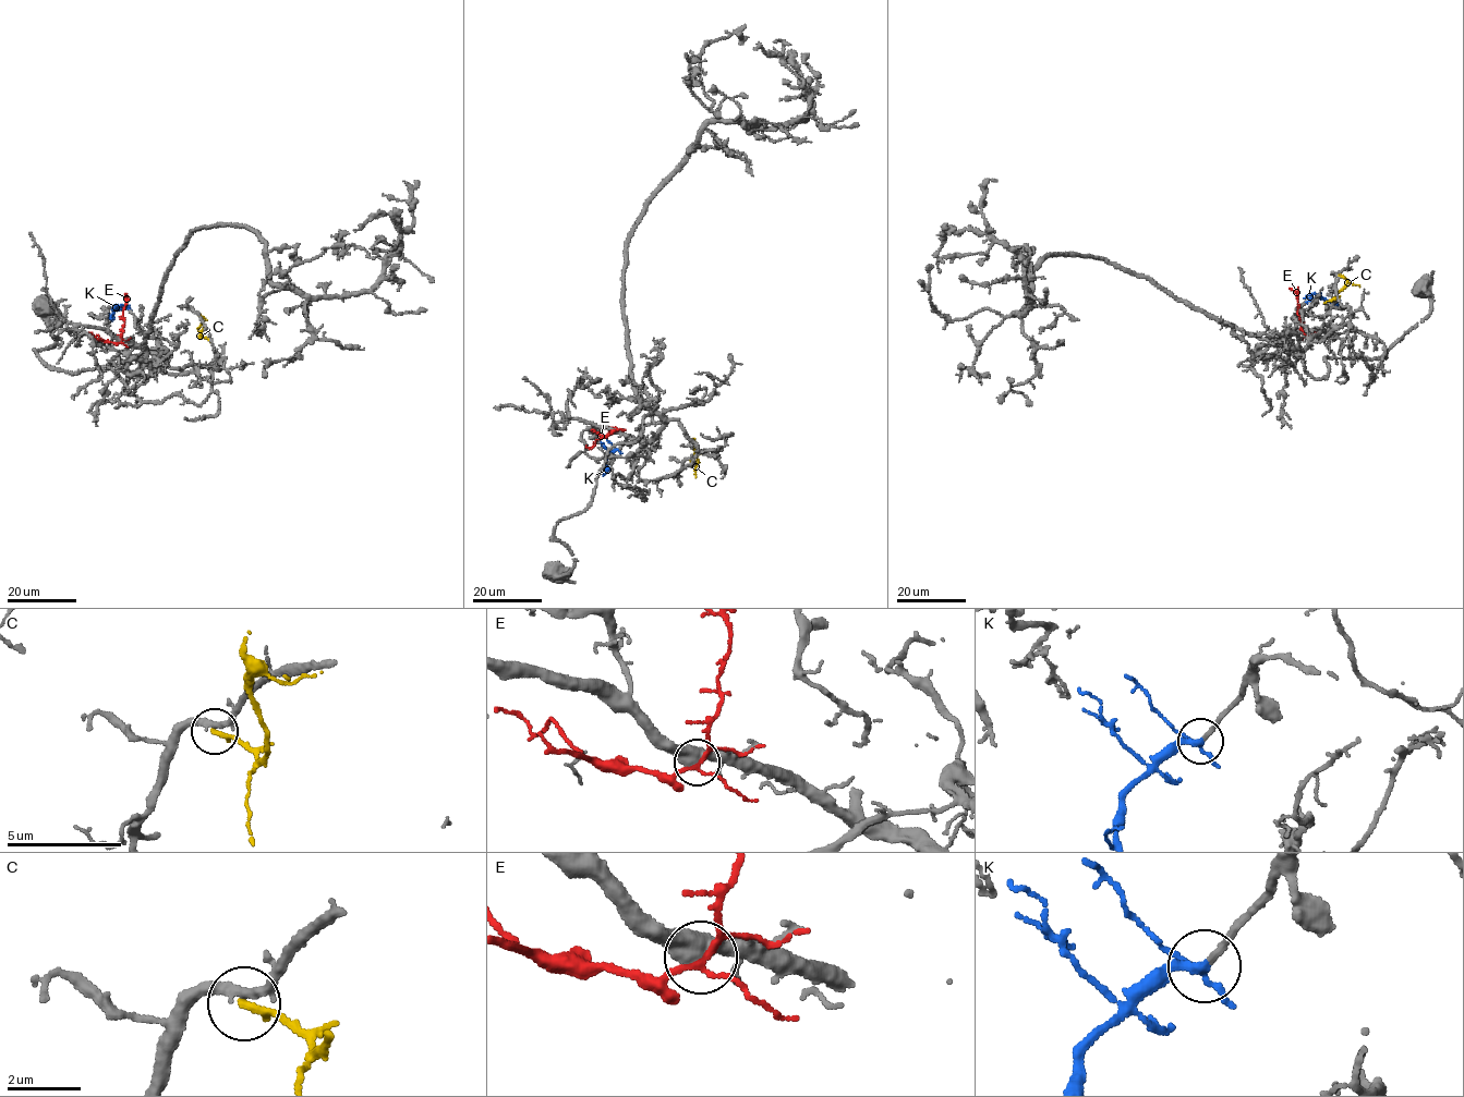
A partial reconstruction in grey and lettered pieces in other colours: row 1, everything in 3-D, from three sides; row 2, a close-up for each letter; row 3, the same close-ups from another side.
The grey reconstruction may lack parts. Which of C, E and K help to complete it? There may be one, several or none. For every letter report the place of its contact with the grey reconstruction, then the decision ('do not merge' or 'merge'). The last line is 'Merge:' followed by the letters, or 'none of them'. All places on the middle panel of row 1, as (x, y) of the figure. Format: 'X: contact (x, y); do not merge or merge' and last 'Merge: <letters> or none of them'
C: contact (690, 460); do not merge
E: contact (615, 430); do not merge
K: contact (619, 450); merge
Merge: K

